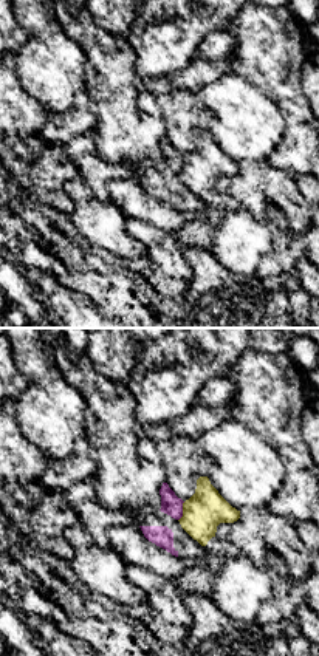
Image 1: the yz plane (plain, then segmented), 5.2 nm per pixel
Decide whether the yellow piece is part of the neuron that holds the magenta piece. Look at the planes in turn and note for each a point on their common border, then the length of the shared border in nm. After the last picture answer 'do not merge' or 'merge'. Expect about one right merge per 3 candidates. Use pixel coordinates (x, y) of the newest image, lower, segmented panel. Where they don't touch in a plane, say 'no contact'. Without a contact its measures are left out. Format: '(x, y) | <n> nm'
(181, 511) | 110 nm

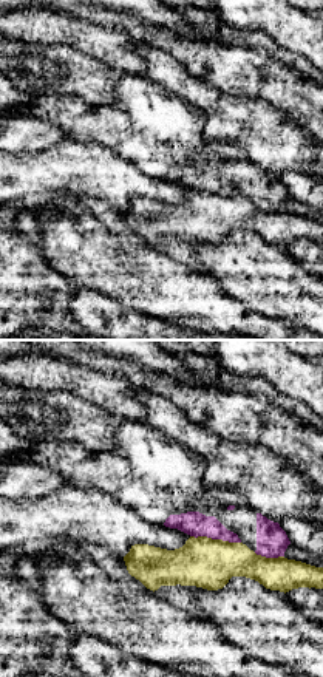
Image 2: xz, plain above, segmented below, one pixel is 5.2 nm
(215, 538) | 260 nm

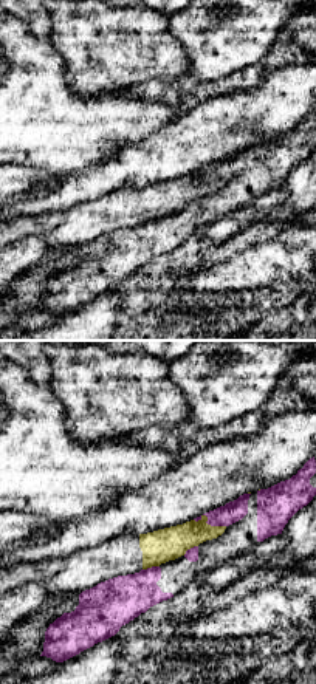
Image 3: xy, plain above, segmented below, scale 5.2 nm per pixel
(208, 523) | 170 nm

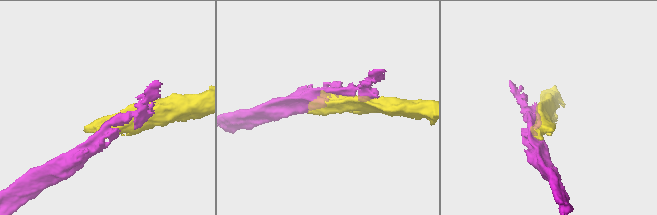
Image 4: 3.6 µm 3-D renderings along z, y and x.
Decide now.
do not merge

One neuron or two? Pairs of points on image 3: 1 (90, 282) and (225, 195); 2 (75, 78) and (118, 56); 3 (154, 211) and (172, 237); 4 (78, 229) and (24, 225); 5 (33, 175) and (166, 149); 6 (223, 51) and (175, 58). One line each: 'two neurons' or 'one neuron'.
1: one neuron
2: one neuron
3: two neurons
4: one neuron
5: one neuron
6: two neurons

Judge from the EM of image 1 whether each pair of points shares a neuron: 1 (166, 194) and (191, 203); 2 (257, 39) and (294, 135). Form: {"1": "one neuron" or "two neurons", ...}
{"1": "one neuron", "2": "one neuron"}

